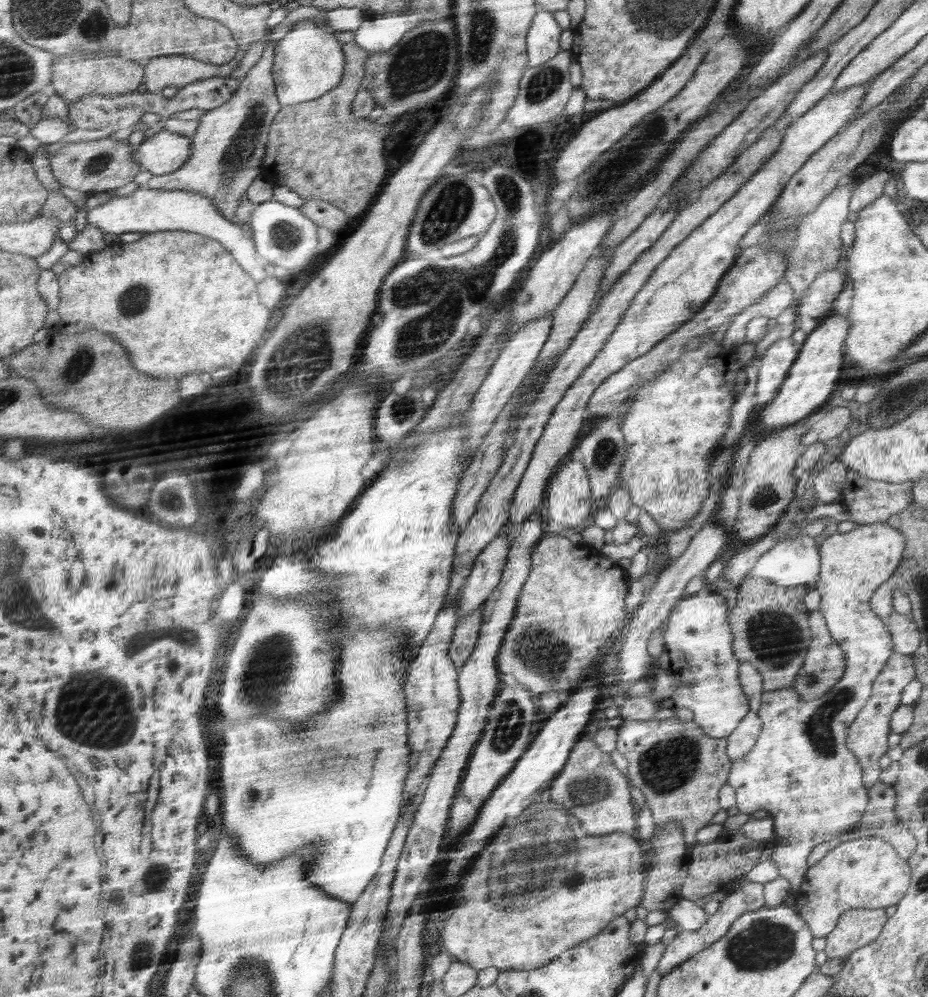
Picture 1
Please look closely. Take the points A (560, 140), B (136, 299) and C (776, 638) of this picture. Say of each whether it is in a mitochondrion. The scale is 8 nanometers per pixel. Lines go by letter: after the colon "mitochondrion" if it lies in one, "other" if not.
A: other
B: mitochondrion
C: mitochondrion

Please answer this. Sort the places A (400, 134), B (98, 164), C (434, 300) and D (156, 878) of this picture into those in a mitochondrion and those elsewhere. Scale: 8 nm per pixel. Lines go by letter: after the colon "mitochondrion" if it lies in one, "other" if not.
A: mitochondrion
B: mitochondrion
C: mitochondrion
D: mitochondrion

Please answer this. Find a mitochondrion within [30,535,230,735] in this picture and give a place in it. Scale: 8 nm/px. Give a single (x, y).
(140, 635)

